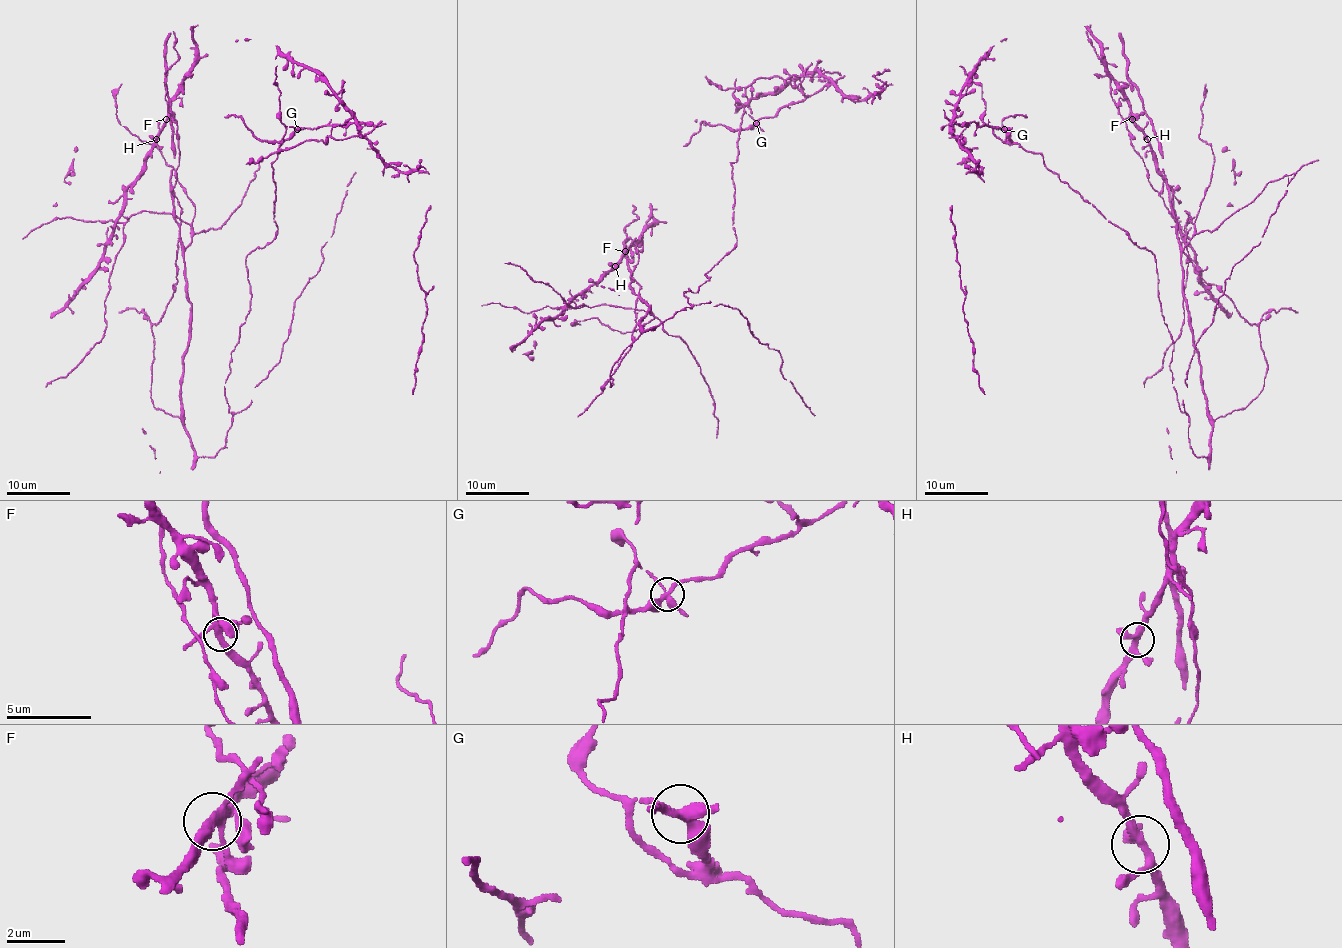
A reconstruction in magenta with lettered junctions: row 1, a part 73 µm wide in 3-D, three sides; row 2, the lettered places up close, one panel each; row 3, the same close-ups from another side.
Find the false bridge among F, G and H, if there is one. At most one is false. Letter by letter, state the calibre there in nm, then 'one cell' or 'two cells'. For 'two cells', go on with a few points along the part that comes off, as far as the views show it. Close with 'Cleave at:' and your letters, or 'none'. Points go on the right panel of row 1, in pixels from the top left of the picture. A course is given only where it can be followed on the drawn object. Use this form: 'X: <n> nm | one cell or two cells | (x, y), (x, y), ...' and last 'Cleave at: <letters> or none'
F: 320 nm | one cell
G: 320 nm | two cells
H: 320 nm | one cell
Cleave at: G

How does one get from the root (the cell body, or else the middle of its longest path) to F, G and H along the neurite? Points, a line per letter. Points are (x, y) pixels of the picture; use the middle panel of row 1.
F: (692, 291), (683, 293), (691, 307), (644, 331), (639, 322), (651, 307), (631, 277), (636, 245), (625, 251)
G: (692, 291), (710, 279), (705, 274), (737, 240), (732, 227), (731, 165), (737, 159), (739, 133), (756, 123)
H: (692, 291), (683, 293), (691, 307), (644, 331), (639, 322), (651, 307), (631, 277), (636, 245), (615, 266)

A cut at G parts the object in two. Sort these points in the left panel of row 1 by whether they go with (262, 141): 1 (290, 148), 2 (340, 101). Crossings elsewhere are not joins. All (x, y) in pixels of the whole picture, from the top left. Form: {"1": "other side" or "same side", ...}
{"1": "same side", "2": "other side"}

